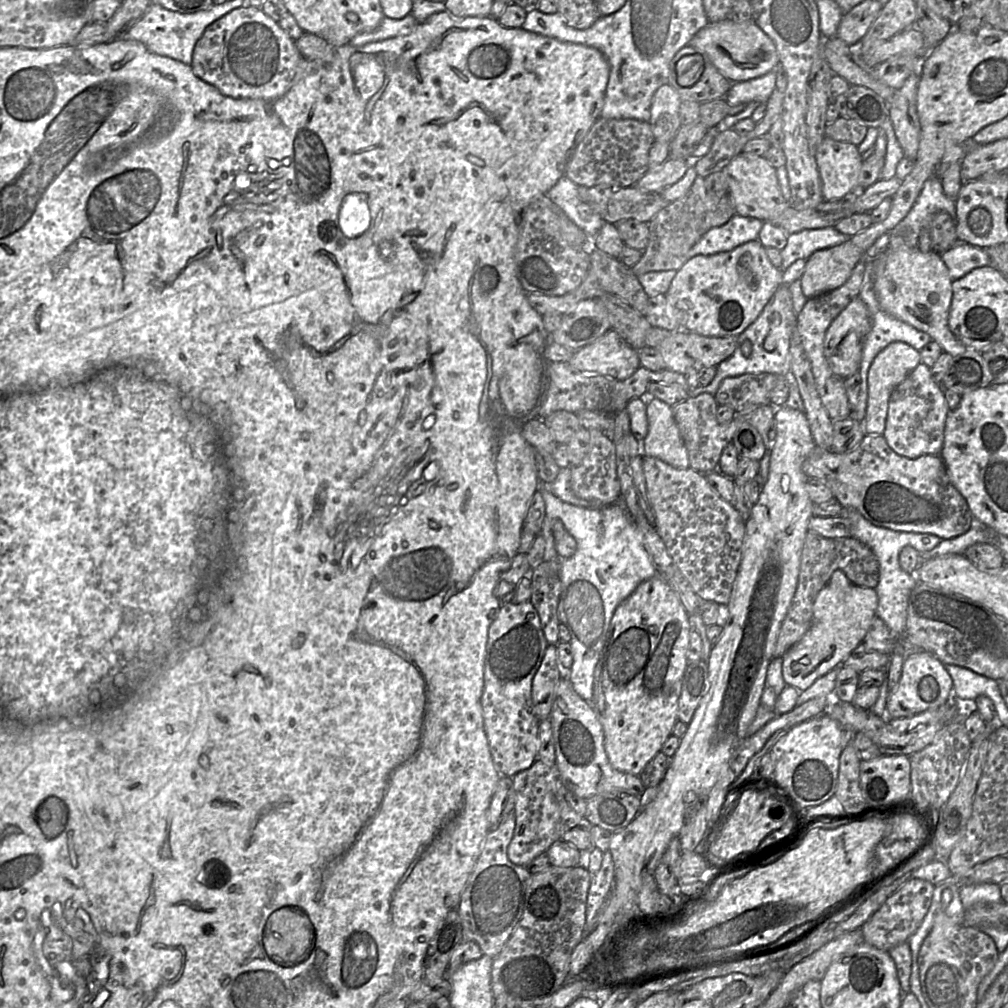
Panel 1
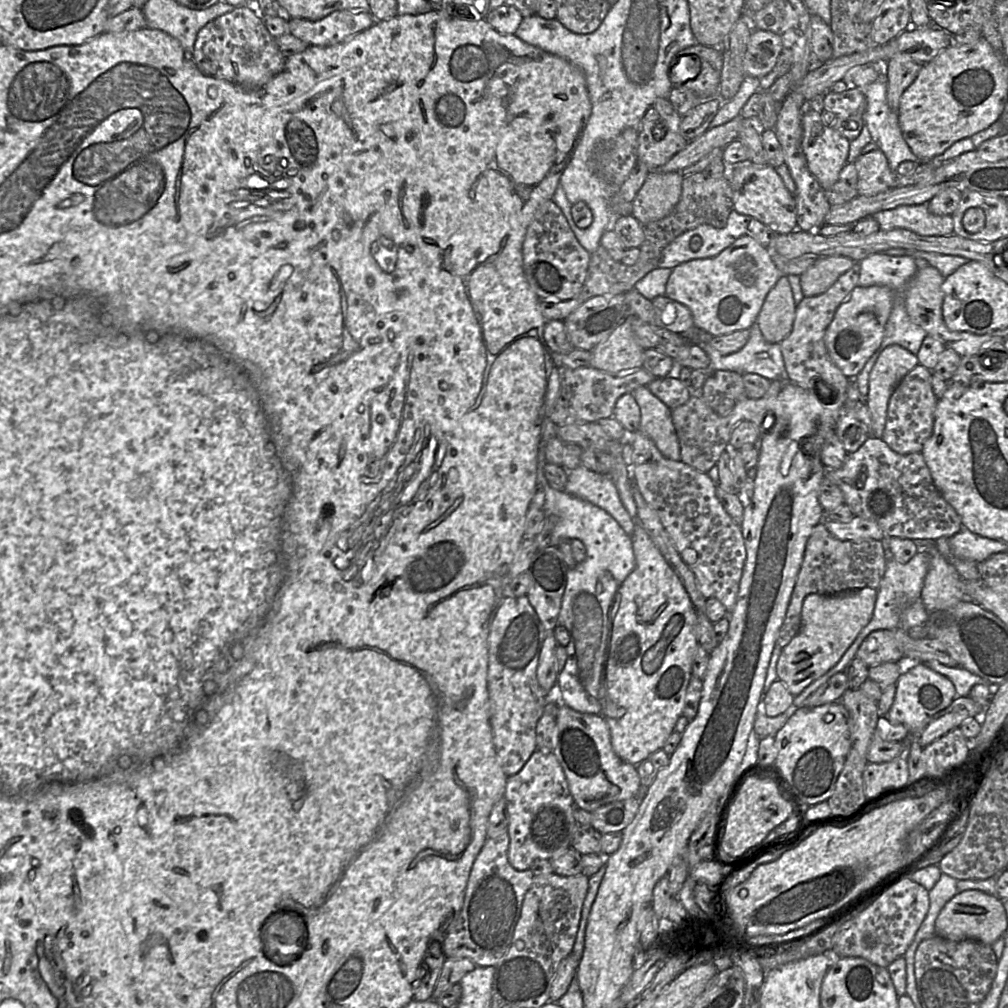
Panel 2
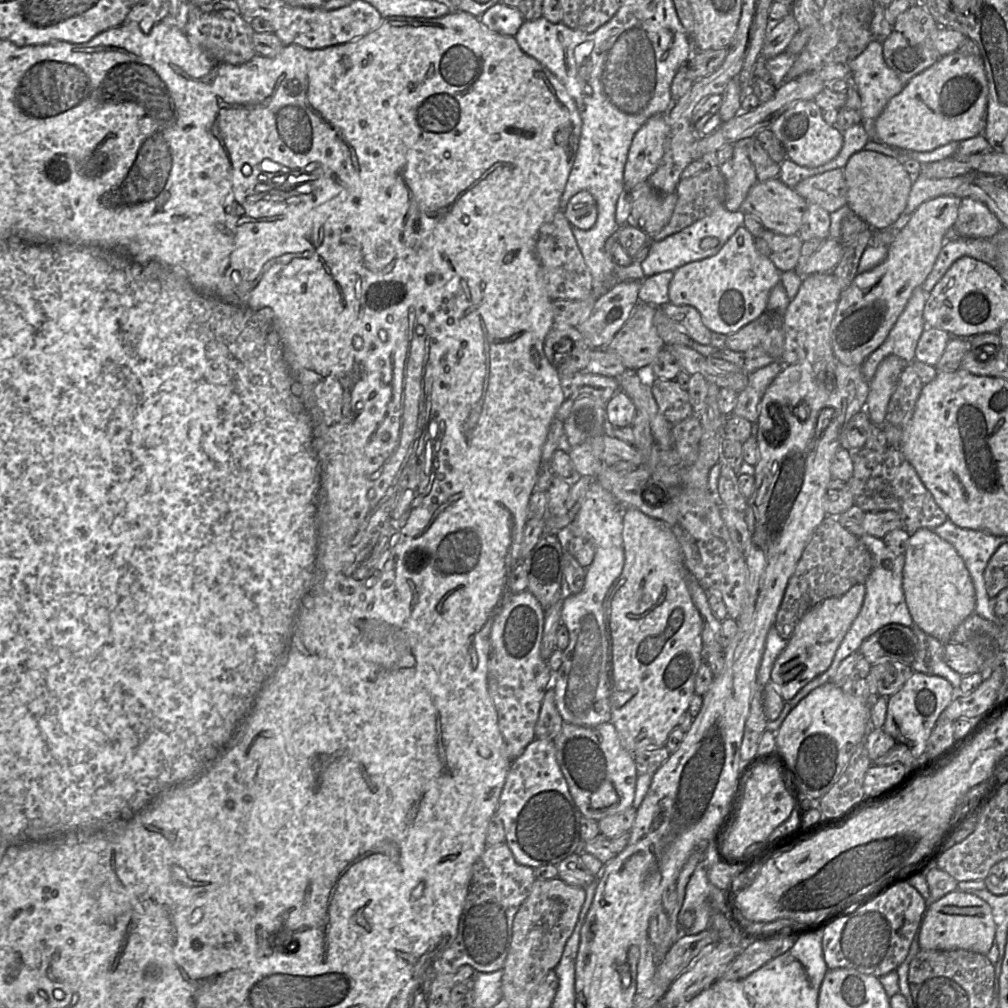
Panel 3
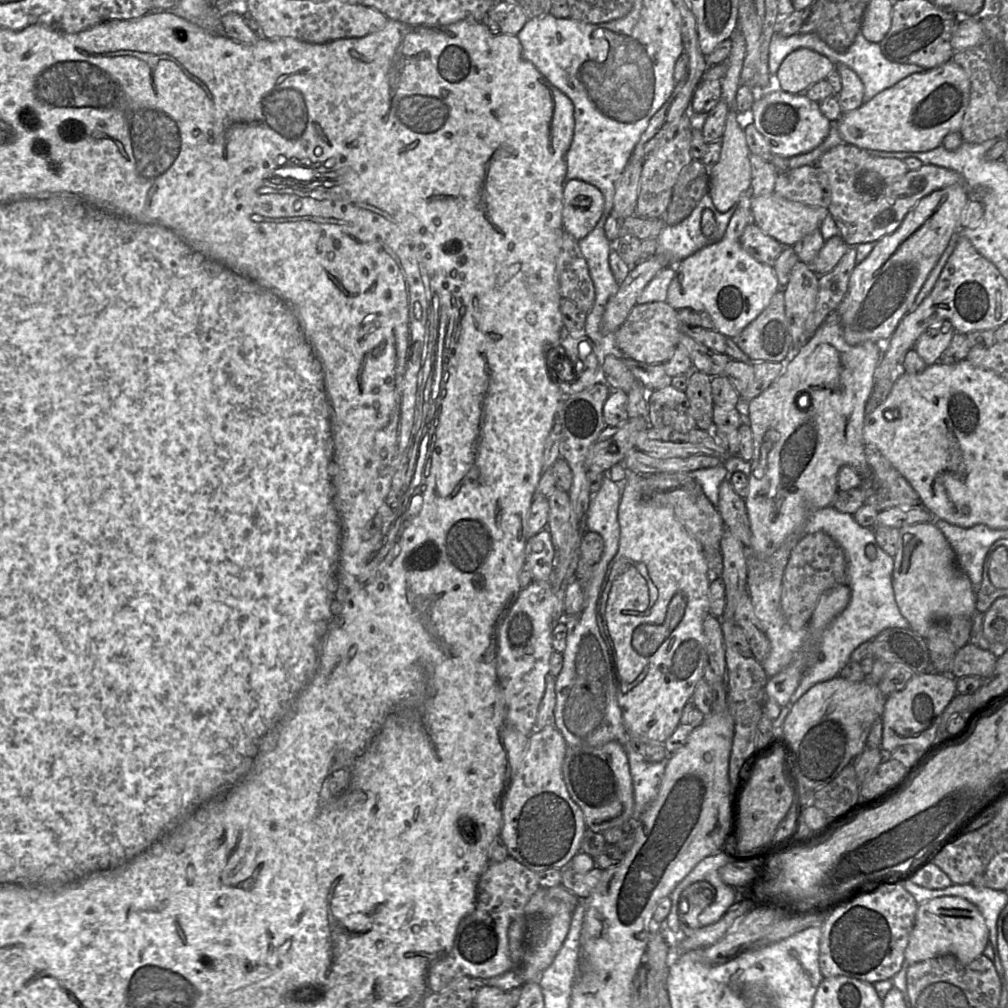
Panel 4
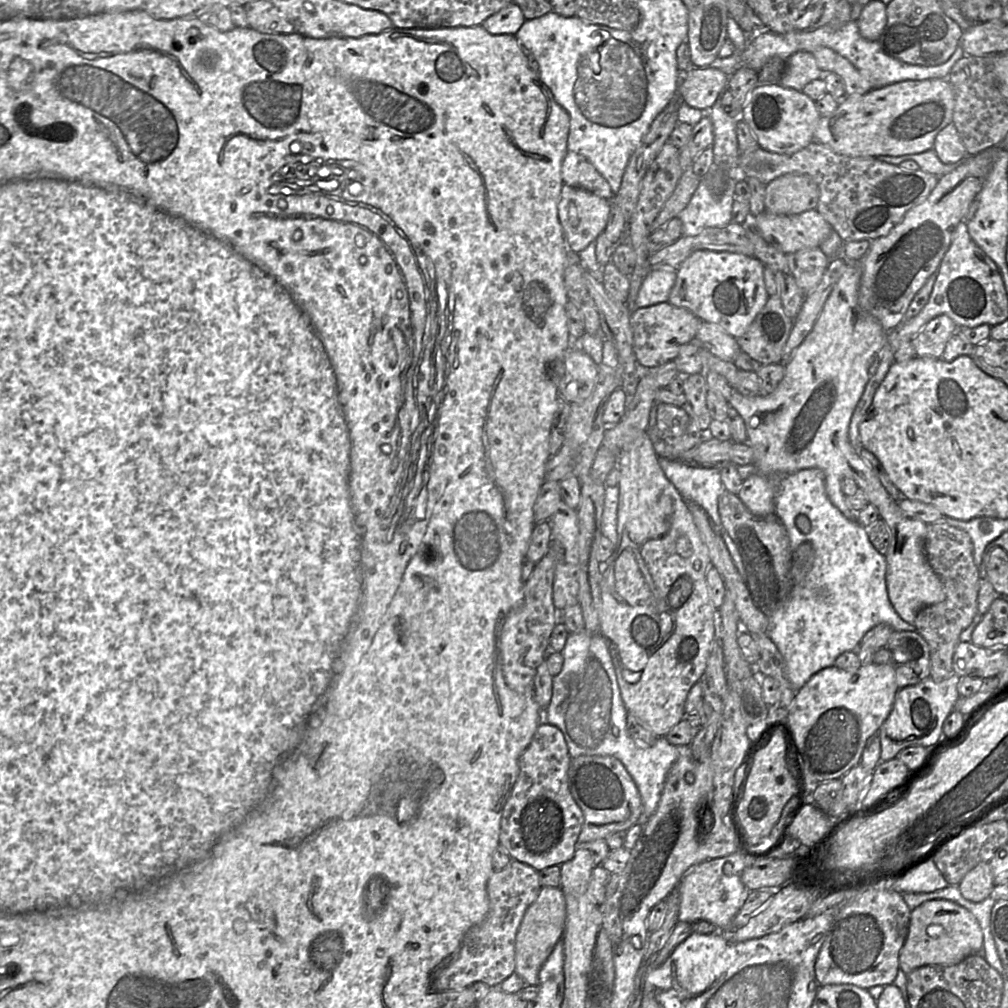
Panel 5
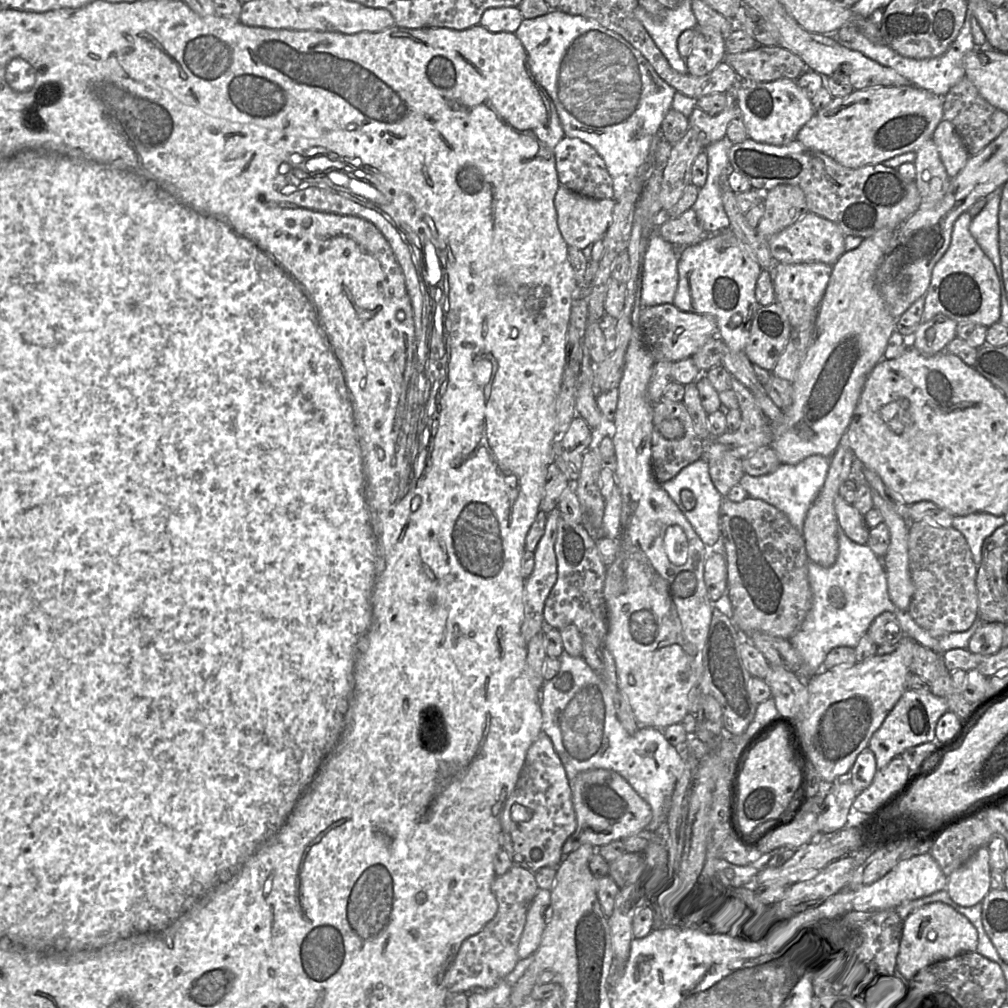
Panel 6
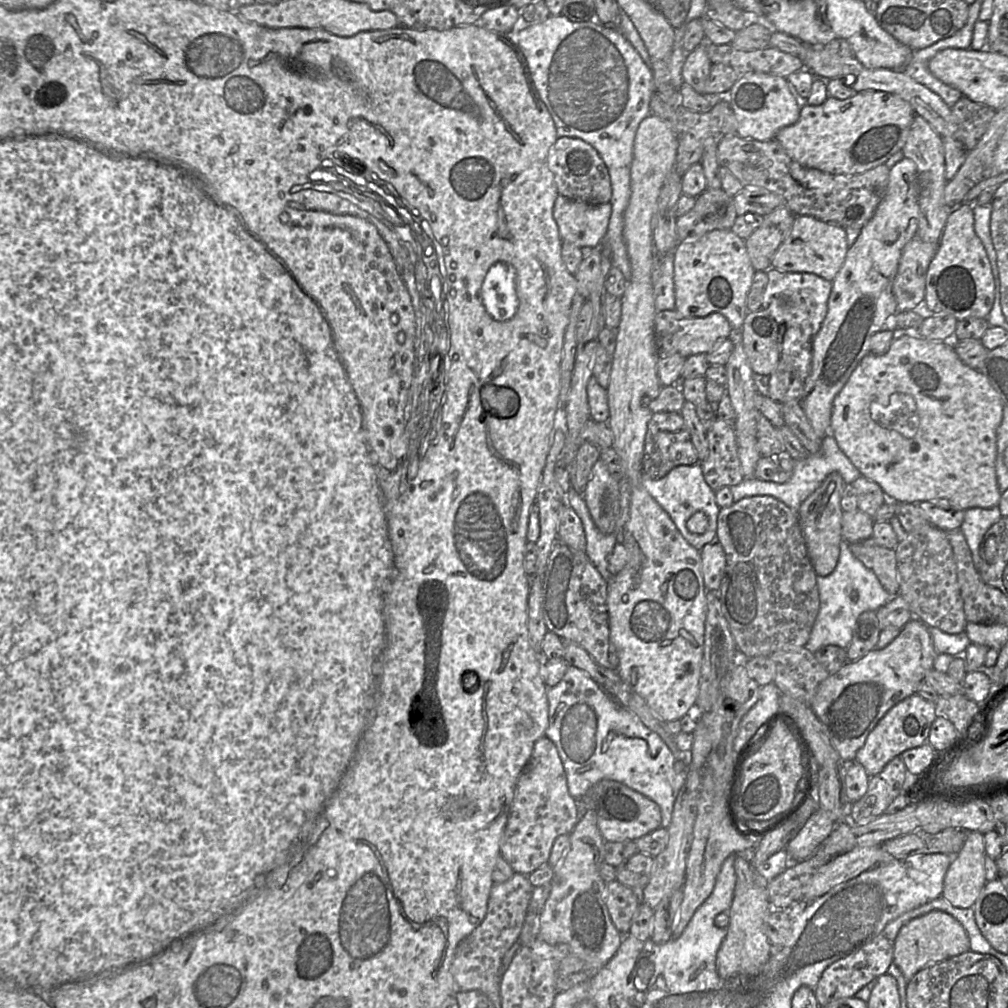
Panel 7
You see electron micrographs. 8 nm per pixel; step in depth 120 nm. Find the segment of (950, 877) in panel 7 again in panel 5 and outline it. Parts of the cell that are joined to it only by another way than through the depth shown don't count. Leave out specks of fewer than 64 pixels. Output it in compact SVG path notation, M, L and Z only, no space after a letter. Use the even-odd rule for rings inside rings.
M989 862L976 865L958 884L962 896L974 903L979 903L993 895L994 886Z

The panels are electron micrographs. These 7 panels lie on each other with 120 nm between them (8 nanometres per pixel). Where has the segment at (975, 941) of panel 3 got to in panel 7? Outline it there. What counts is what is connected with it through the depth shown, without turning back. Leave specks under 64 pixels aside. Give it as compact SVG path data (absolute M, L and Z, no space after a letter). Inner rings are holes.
M934 910L905 924L893 942L893 962L908 981L923 968L970 951L964 927L951 915Z

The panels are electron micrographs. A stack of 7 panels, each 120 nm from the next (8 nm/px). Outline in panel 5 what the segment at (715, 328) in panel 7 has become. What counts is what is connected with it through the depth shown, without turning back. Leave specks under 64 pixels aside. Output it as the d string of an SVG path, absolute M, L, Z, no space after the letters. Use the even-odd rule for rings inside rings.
M668 301L642 308L632 308L630 325L634 353L638 363L644 369L651 369L674 360L683 345L696 341L699 323L700 319L689 310L676 307Z

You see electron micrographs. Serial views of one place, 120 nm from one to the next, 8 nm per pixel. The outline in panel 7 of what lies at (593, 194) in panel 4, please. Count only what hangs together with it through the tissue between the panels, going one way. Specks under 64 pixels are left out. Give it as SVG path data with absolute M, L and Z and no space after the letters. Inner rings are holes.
M557 196L553 218L562 241L577 247L600 247L607 233L612 207L603 203L590 205Z

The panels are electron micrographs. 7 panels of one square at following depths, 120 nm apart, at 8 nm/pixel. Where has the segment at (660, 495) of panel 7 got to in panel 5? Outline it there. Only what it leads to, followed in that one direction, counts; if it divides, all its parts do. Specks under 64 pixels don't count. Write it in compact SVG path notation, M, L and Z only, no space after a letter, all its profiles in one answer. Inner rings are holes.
M661 459L661 467L683 499L700 505L714 525L723 531L718 504L724 490L720 469L689 465L680 460L669 459Z

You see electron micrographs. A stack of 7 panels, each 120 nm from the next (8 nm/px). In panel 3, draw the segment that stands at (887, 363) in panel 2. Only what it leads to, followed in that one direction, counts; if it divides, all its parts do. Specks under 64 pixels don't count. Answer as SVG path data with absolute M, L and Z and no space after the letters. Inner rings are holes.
M897 355L885 357L877 367L876 373L869 384L866 400L866 411L870 420L882 428L887 407L899 376L908 364Z

